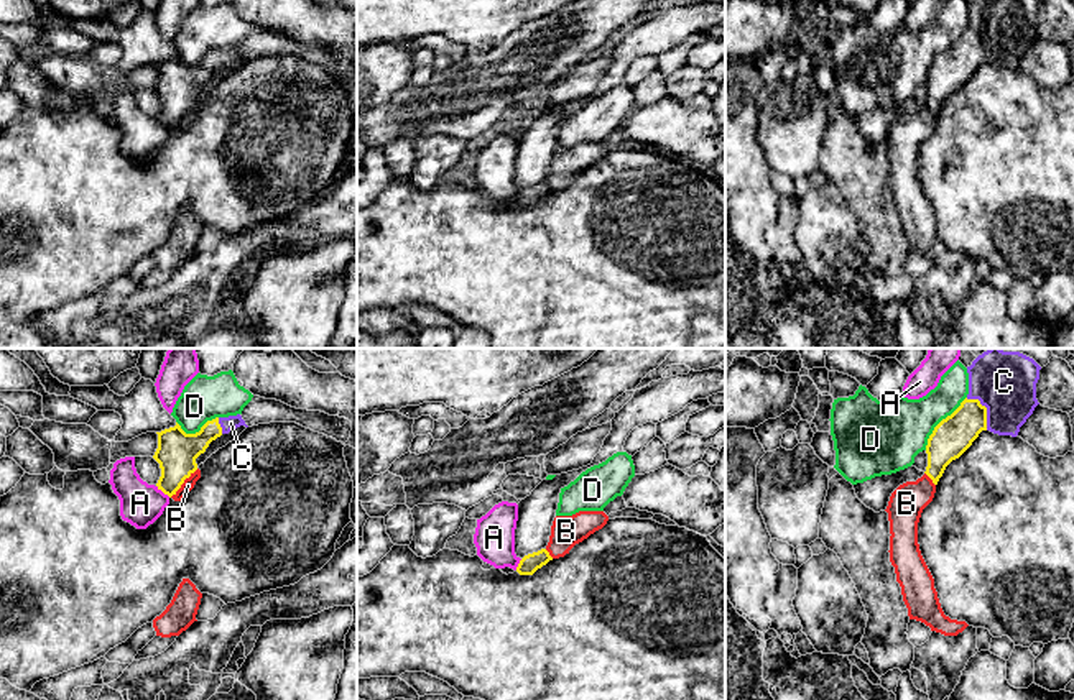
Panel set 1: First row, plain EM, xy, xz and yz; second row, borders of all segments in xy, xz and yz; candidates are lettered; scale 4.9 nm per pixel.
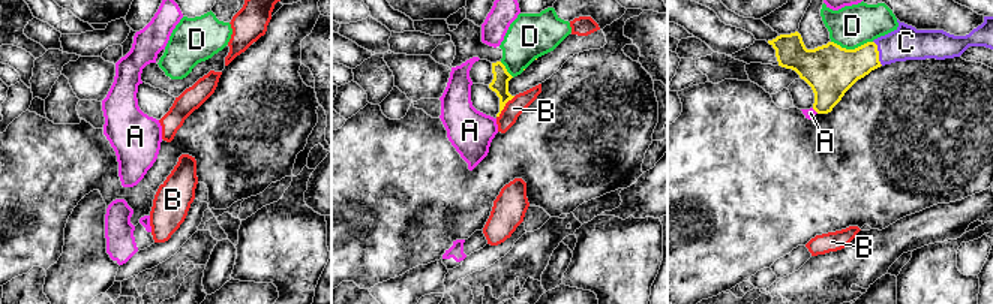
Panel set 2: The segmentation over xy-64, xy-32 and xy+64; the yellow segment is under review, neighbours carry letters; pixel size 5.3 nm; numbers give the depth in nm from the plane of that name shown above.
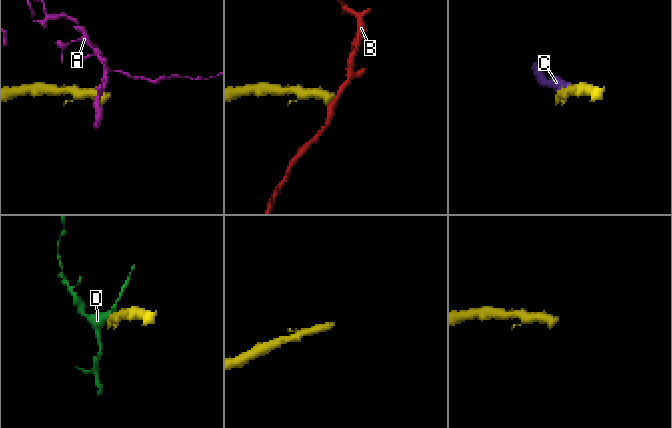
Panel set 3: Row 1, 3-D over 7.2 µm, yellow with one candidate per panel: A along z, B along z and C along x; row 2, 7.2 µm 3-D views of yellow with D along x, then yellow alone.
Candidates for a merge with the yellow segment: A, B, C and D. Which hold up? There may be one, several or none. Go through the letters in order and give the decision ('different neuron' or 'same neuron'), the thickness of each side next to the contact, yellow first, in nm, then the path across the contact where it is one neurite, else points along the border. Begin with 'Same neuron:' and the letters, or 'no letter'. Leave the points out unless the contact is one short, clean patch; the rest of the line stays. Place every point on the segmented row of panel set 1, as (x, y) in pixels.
Same neuron: C
A: different neuron; 200 nm thick on the yellow side, 200 nm on the other; border along xy (157, 485), (170, 497)
B: different neuron; 200 nm thick on the yellow side, 60 nm on the other; border along xy (198, 469), (170, 497)
C: same neuron; 190 nm thick on the yellow side, 300 nm on the other
D: different neuron; 190 nm thick on the yellow side, 320 nm on the other

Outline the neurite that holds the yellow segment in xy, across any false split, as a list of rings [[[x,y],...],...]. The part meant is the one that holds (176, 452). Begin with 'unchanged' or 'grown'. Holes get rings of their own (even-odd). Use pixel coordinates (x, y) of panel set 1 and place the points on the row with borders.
grown; [[[237,414],[207,421],[196,434],[186,434],[178,422],[174,427],[156,432],[158,449],[153,458],[161,468],[156,483],[158,490],[169,498],[176,495],[184,480],[197,470],[196,458],[206,452],[209,444],[240,426],[248,427],[242,416]]]

